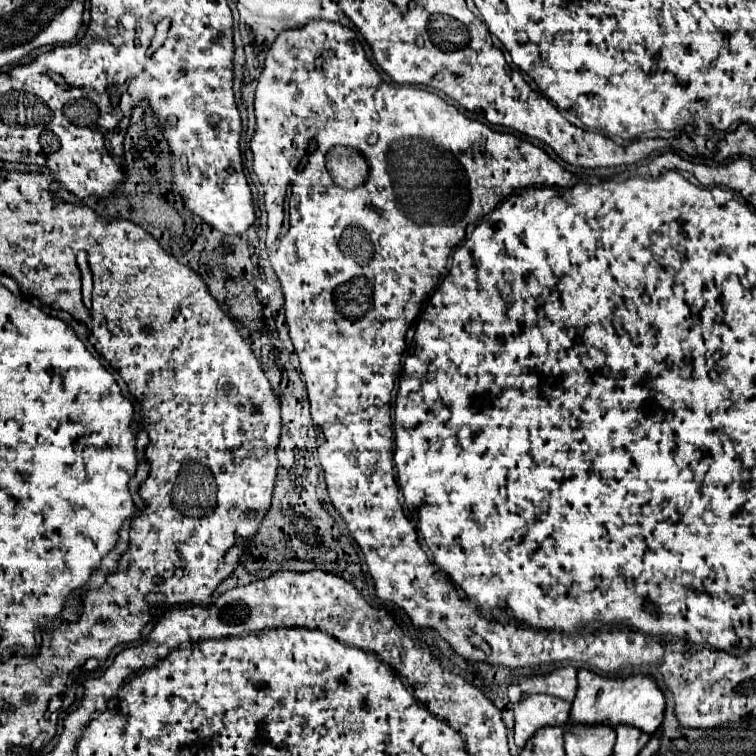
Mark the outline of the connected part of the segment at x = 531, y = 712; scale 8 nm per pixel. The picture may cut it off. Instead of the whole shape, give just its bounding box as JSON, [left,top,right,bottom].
[515,694,571,750]

